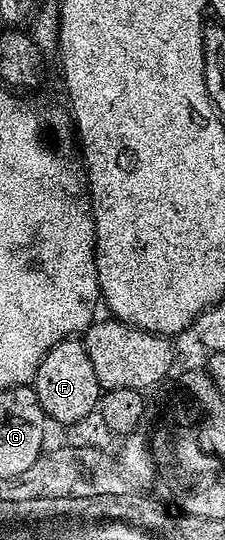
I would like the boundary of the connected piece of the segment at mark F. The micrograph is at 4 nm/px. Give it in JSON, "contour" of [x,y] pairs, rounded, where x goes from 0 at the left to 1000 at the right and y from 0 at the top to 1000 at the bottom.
{"contour":[[[360,628],[276,630],[178,670],[142,706],[151,728],[178,737],[178,752],[209,772],[244,776],[284,787],[373,774],[373,767],[422,761],[436,754],[436,735],[458,719],[427,707],[427,685],[409,685],[409,670],[391,665],[382,643]]]}

